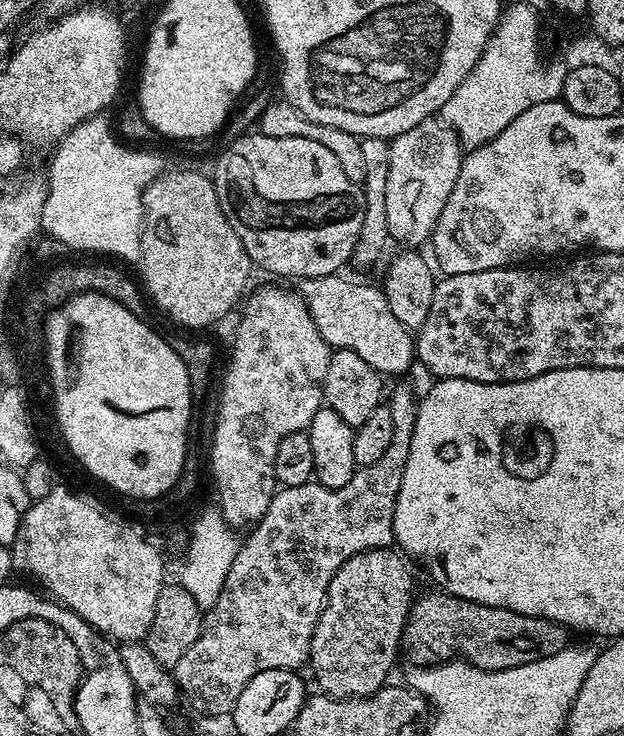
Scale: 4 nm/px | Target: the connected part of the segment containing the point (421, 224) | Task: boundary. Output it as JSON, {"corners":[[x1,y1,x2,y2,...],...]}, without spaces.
{"corners":[[444,118,423,120,414,130,391,137,390,171,386,182,388,199,388,235,393,241,405,240,405,245,420,246,436,228,438,218,458,182,462,145,455,128]]}

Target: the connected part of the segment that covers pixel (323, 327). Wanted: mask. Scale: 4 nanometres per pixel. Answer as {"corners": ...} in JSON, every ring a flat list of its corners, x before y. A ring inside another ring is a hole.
{"corners":[[340,274,310,276,299,281,298,291,308,303,318,330,334,350,354,350,385,377,402,375,418,356,413,333,398,322,390,302,379,287,367,288,364,284,355,284,342,277]]}

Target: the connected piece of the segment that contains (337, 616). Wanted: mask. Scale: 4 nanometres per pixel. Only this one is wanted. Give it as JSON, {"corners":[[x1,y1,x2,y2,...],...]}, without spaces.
{"corners":[[375,548,347,559,331,579,328,597,314,630,311,667,316,667,319,691,339,700,372,696,389,683,396,652,401,651,408,609,412,607,412,578,401,553]]}

